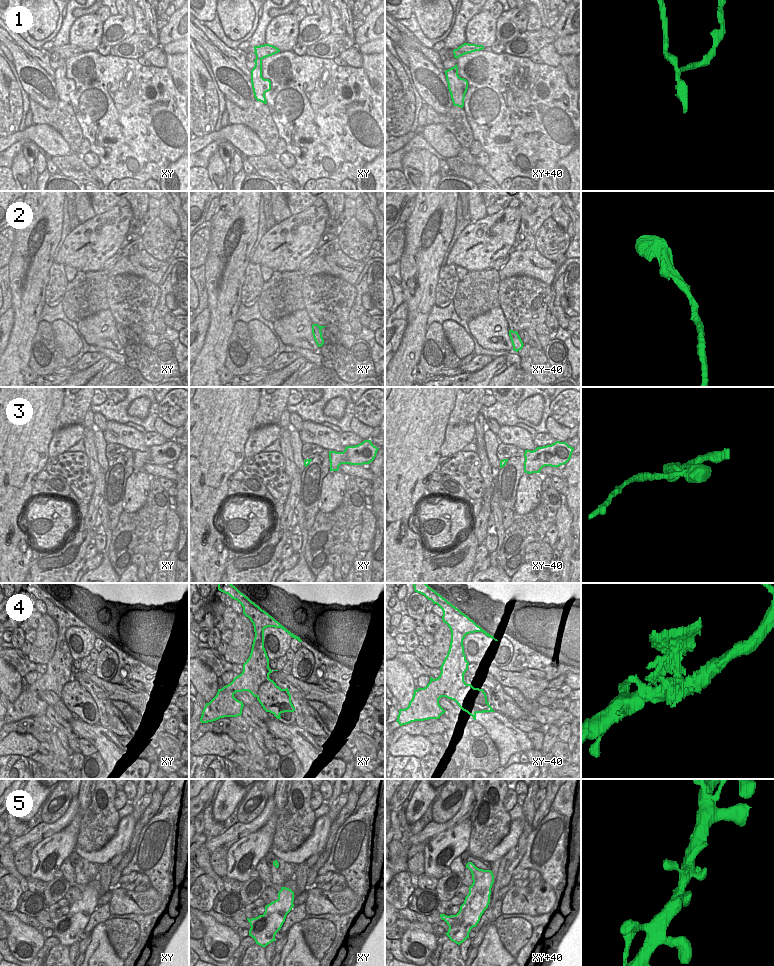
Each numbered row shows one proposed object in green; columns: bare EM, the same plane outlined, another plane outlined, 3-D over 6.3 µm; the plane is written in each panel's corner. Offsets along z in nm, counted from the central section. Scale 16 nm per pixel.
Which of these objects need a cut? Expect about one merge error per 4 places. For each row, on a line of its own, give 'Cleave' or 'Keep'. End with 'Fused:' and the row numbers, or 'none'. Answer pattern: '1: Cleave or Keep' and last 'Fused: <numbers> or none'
1: Cleave
2: Keep
3: Keep
4: Cleave
5: Keep
Fused: 1, 4.

